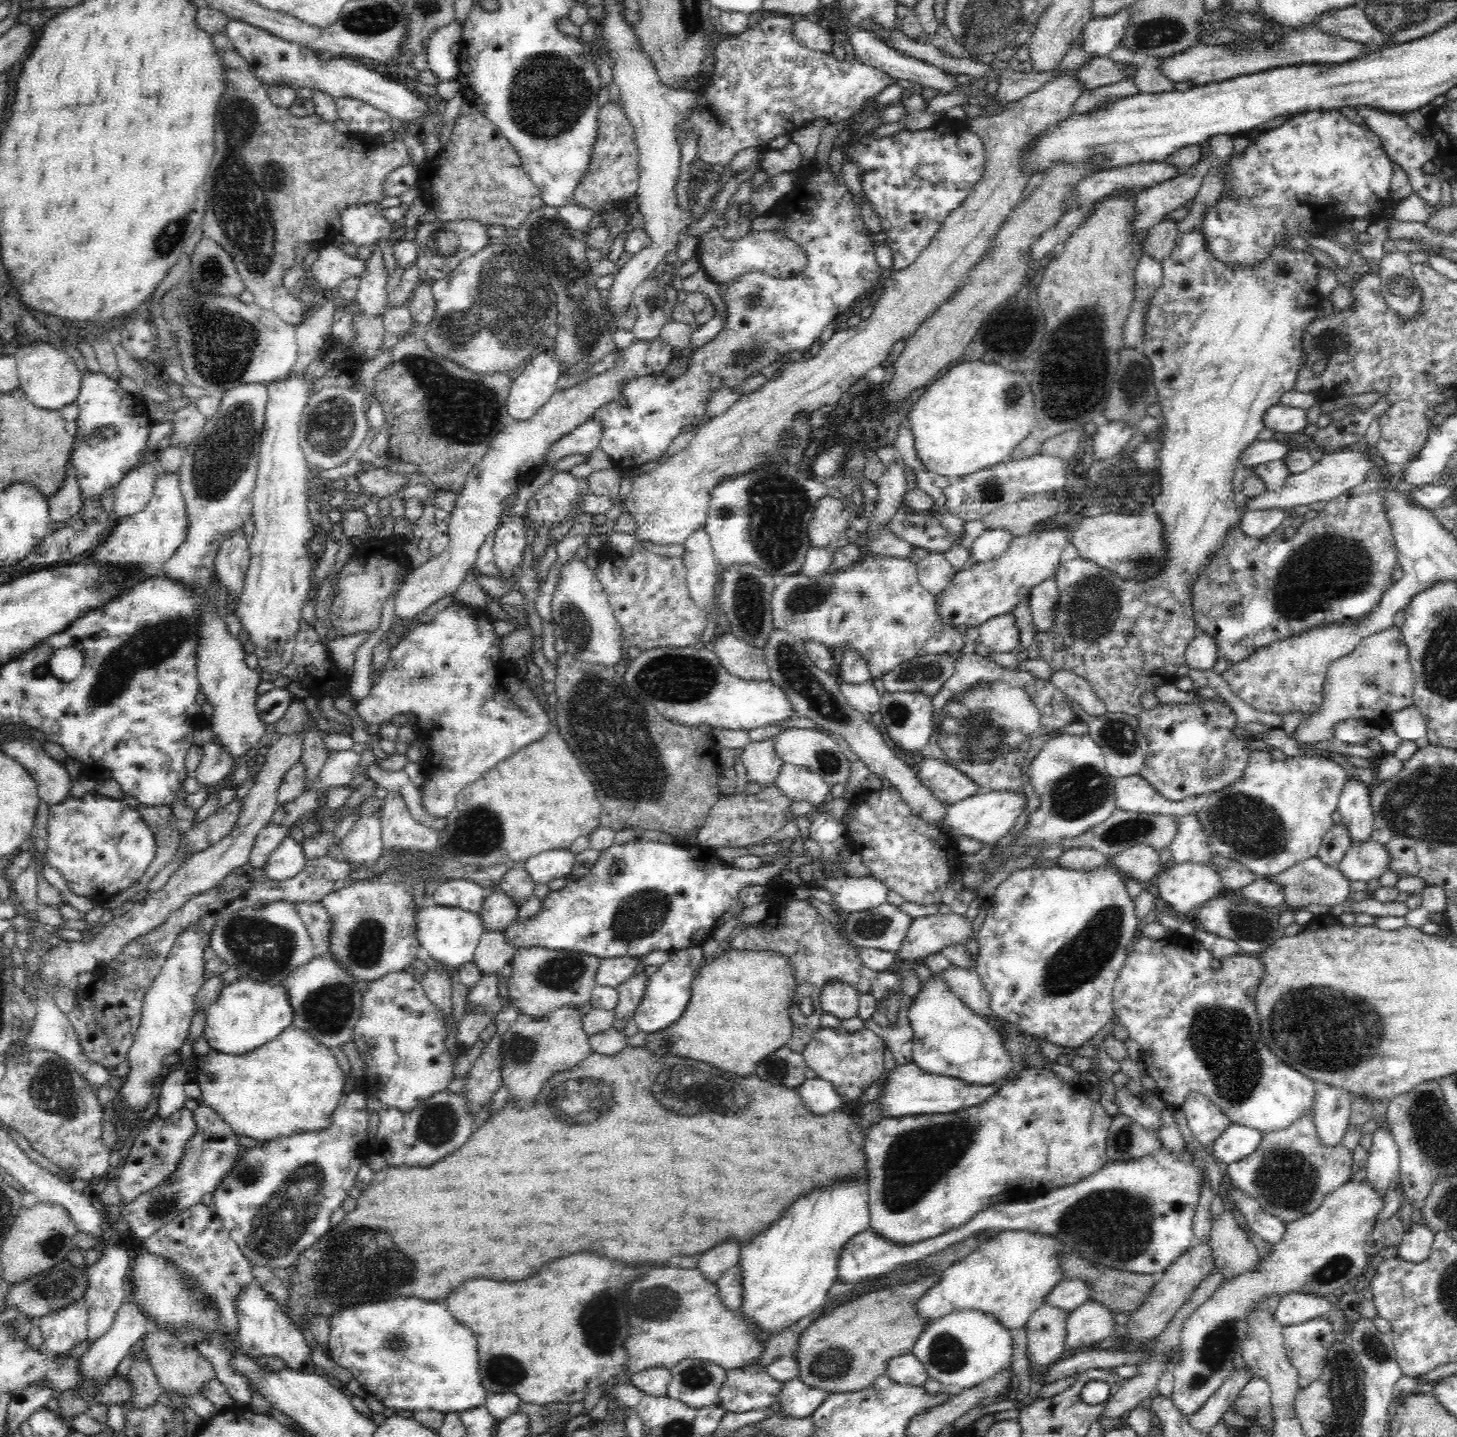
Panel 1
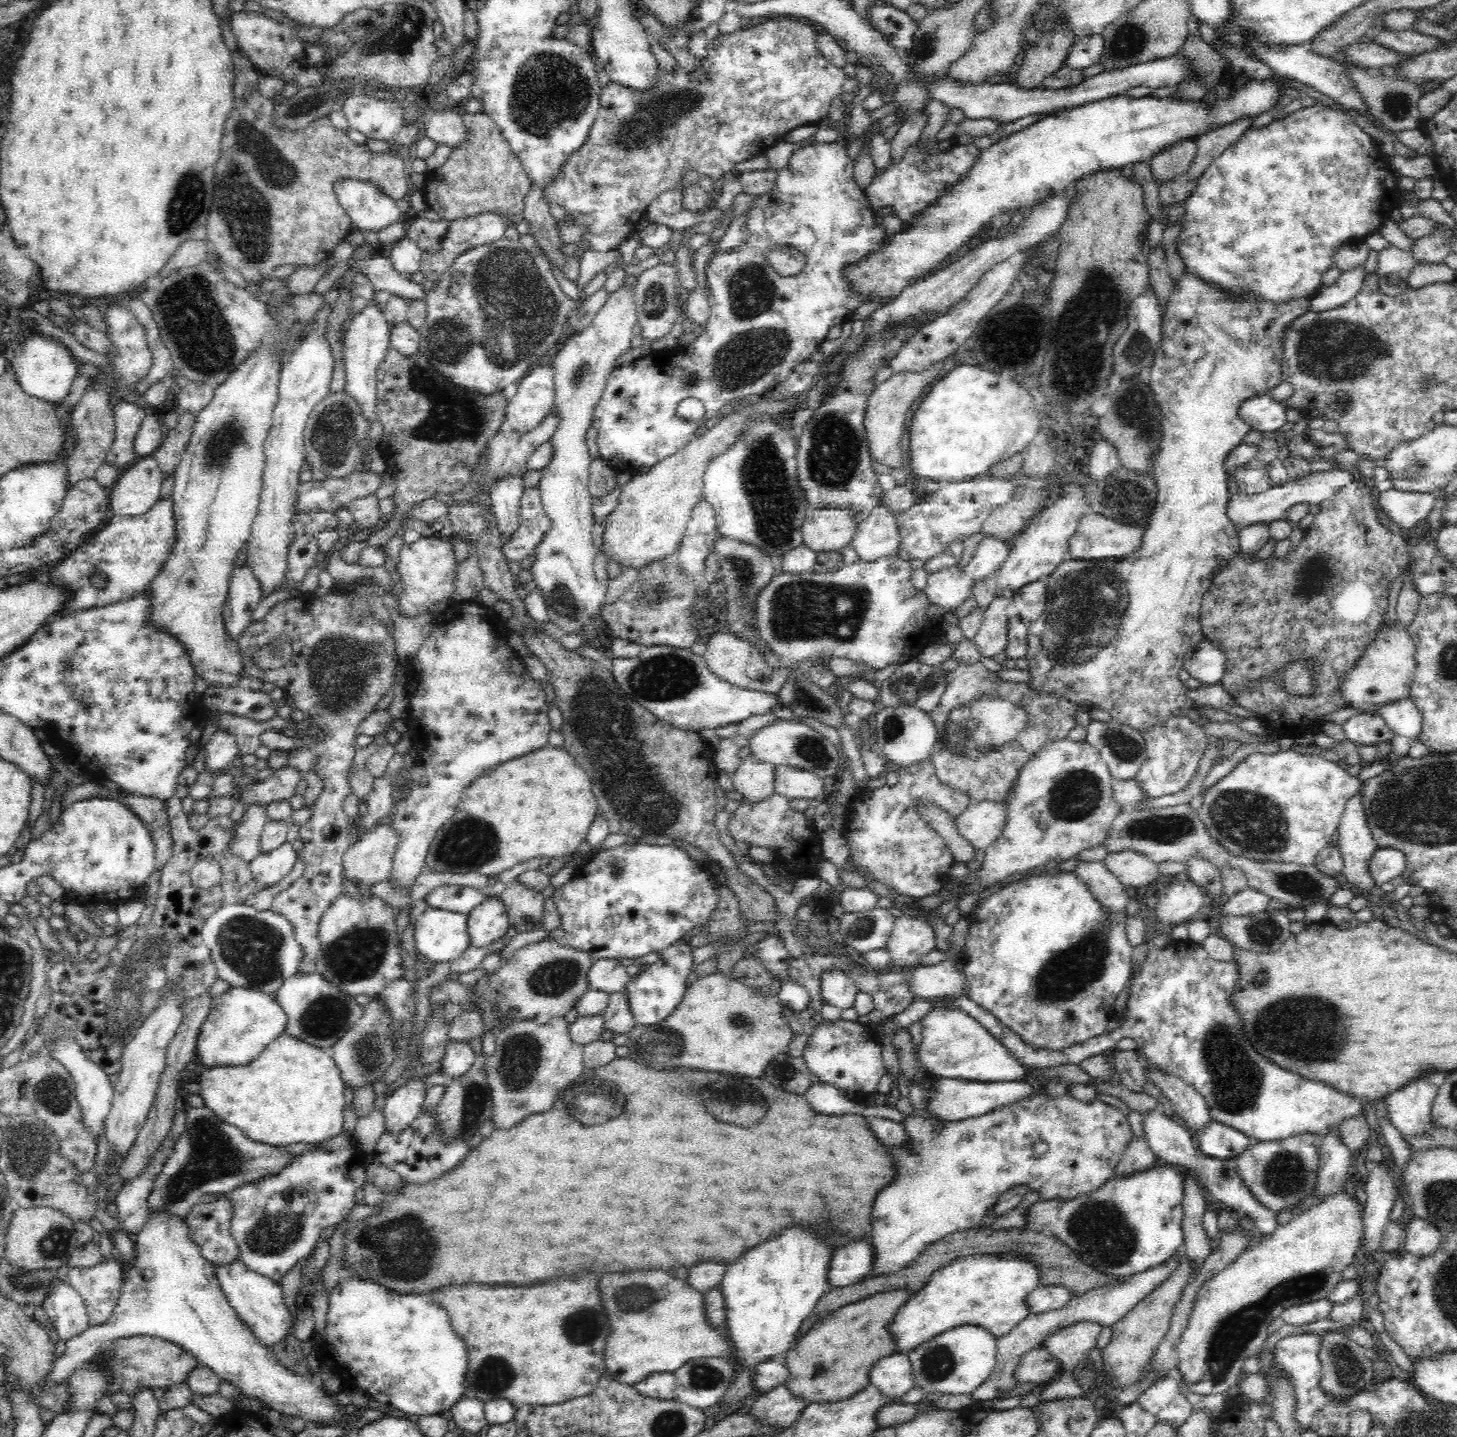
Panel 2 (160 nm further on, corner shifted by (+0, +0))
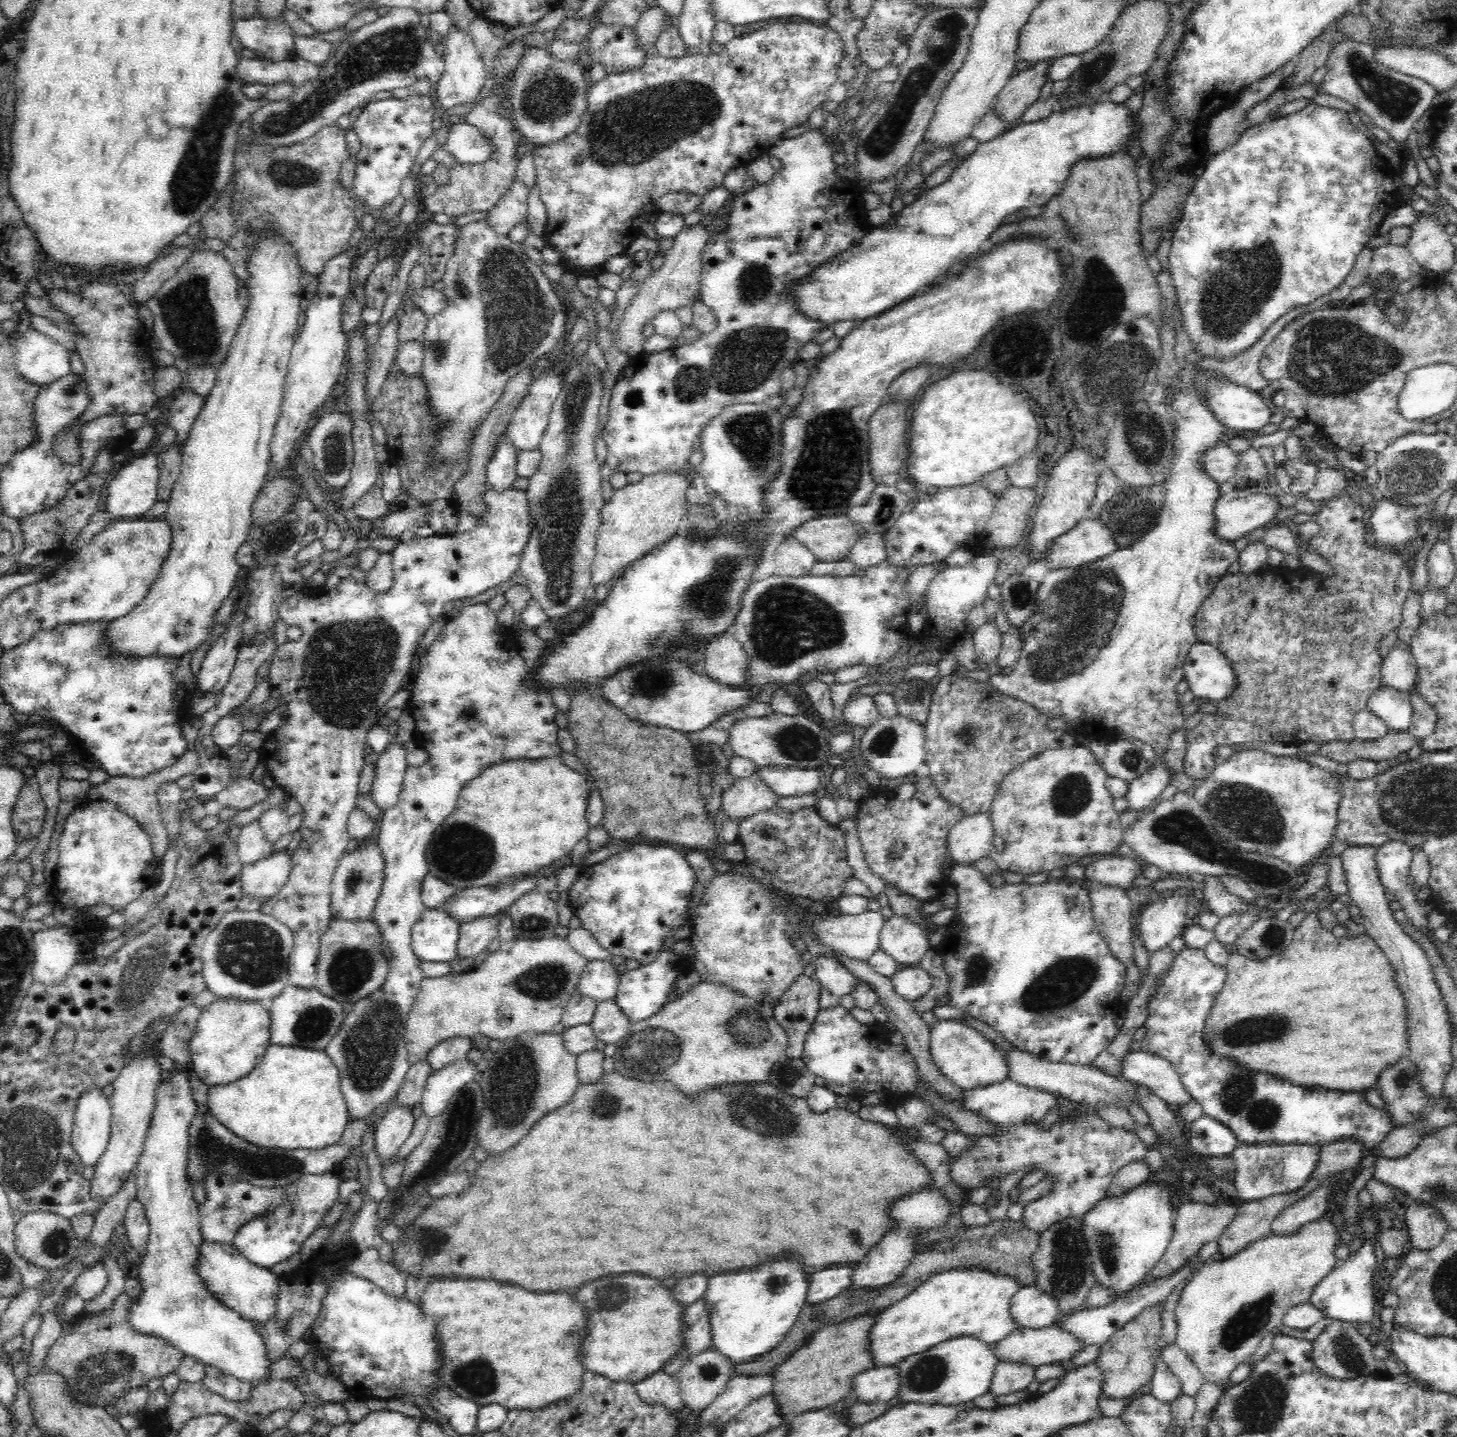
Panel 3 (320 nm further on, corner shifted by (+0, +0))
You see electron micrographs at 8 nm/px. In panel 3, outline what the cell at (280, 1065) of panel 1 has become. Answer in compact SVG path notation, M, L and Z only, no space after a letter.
M269 1044L260 1064L234 1084L209 1086L207 1106L220 1124L242 1140L264 1148L316 1150L336 1144L348 1122L338 1069L325 1051Z

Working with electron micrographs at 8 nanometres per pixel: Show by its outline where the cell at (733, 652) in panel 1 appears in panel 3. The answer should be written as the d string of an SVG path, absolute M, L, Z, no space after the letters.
M722 633L702 648L700 662L702 670L708 672L708 676L718 680L720 684L733 684L739 686L744 684L746 677L746 662L748 657L740 643L734 638L734 634Z

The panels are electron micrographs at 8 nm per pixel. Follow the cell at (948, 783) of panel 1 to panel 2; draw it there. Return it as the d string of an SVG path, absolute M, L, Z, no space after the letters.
M930 758L901 768L898 773L896 785L863 788L858 796L852 797L844 829L844 837L850 846L850 861L866 869L870 877L898 894L919 899L934 896L949 884L948 872L956 860L942 836L918 818L917 810L933 804L943 812L948 812L956 822L971 802L966 793L960 793L938 781Z

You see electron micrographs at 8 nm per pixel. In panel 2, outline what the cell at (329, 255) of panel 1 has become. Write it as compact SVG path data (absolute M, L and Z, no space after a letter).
M374 254L361 261L356 261L348 275L359 272L373 282L375 290L387 290L392 295L400 296L407 301L425 300L426 290L422 284L406 277L406 273L398 272L389 258Z

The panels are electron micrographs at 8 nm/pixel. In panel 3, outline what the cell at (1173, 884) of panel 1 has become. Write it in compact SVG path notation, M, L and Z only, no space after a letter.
M1170 896L1170 898L1158 897L1156 902L1144 908L1139 916L1138 937L1142 941L1148 954L1168 949L1170 942L1181 936L1186 928L1186 898L1182 896Z

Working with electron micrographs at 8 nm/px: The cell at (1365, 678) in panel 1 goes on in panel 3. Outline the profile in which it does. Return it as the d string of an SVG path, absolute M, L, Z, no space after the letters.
M1396 644L1395 648L1381 659L1381 680L1384 687L1395 688L1408 693L1415 686L1417 664L1411 651L1403 644Z

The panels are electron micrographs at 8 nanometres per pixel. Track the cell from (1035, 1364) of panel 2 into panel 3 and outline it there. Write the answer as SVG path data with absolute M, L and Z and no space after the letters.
M999 1362L995 1367L988 1392L994 1397L1024 1390L1032 1382L1035 1368L1028 1365Z

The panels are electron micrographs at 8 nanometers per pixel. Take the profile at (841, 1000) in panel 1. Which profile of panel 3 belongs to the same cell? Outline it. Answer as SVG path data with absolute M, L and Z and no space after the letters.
M819 957L813 963L815 975L832 994L844 996L852 992L858 980L836 957Z

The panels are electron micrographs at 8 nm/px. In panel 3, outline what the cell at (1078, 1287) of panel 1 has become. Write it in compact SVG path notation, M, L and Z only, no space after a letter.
M1027 1285L1020 1286L1019 1292L1016 1292L1016 1295L1011 1297L1009 1314L1011 1314L1011 1317L1019 1327L1040 1330L1042 1328L1055 1325L1056 1316L1059 1313L1058 1306L1054 1298L1048 1297L1034 1285Z

